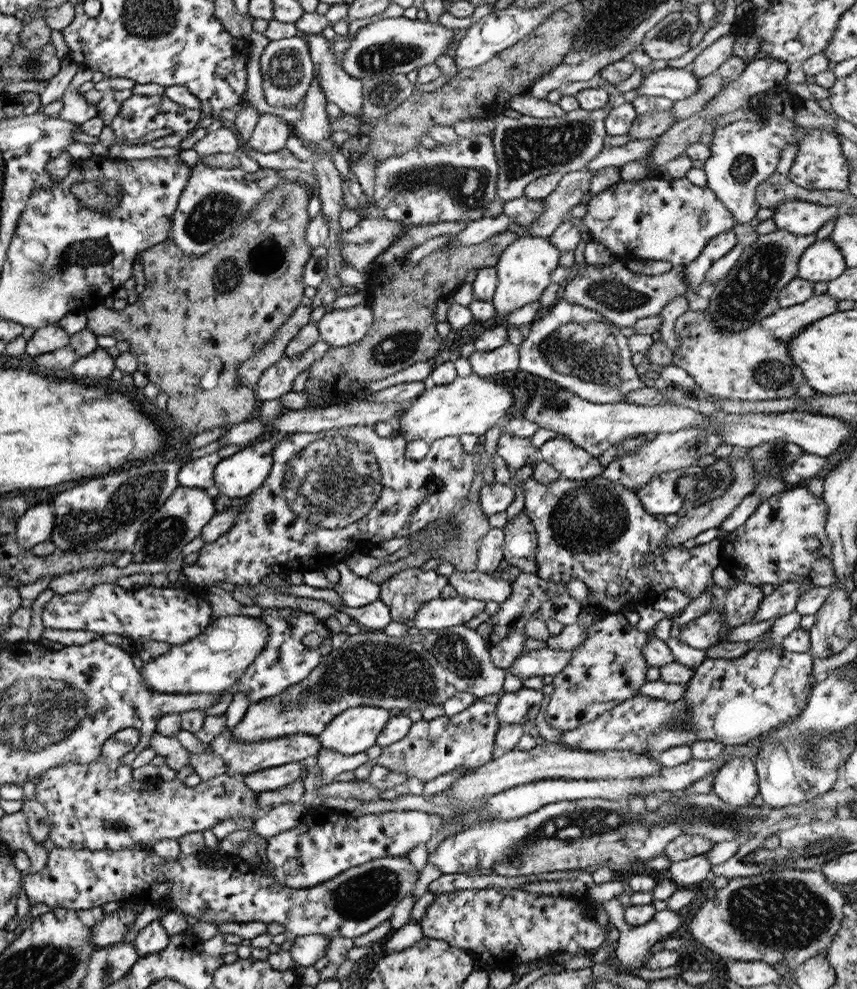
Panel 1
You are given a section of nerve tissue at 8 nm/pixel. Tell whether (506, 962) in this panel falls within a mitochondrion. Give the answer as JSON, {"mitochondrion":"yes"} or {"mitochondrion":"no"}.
{"mitochondrion":"no"}

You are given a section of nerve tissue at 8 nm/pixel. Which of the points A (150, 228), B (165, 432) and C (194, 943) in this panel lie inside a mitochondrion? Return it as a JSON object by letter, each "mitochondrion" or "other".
{"A":"other","B":"other","C":"other"}

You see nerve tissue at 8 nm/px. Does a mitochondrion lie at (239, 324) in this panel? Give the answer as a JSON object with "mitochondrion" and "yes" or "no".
{"mitochondrion":"no"}

